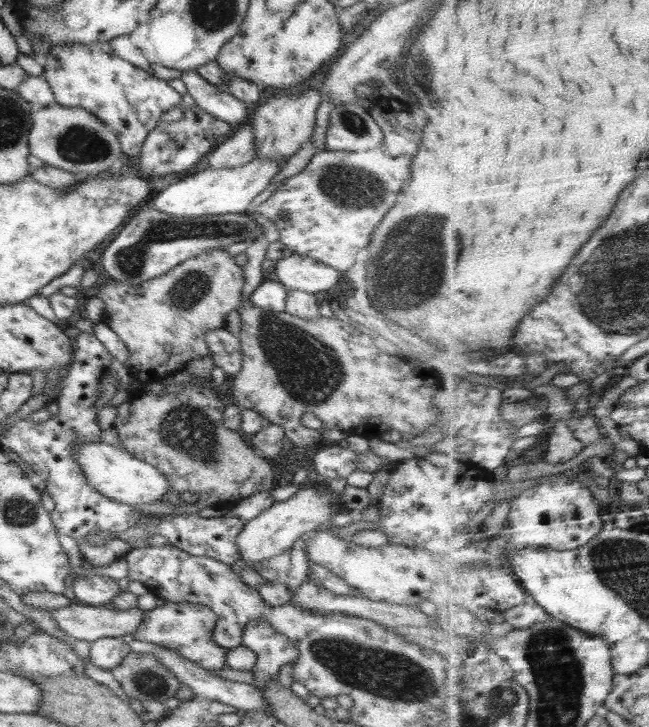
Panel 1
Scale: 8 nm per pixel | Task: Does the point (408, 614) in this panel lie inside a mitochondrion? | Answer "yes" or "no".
no

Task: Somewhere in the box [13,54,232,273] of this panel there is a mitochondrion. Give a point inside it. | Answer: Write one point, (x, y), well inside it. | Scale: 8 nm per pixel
(80, 144)

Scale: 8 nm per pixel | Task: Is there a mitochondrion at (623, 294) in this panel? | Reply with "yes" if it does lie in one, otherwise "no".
yes

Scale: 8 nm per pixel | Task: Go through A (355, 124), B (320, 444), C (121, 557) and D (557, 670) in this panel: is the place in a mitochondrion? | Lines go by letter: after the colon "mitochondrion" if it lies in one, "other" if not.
A: mitochondrion
B: other
C: other
D: mitochondrion

